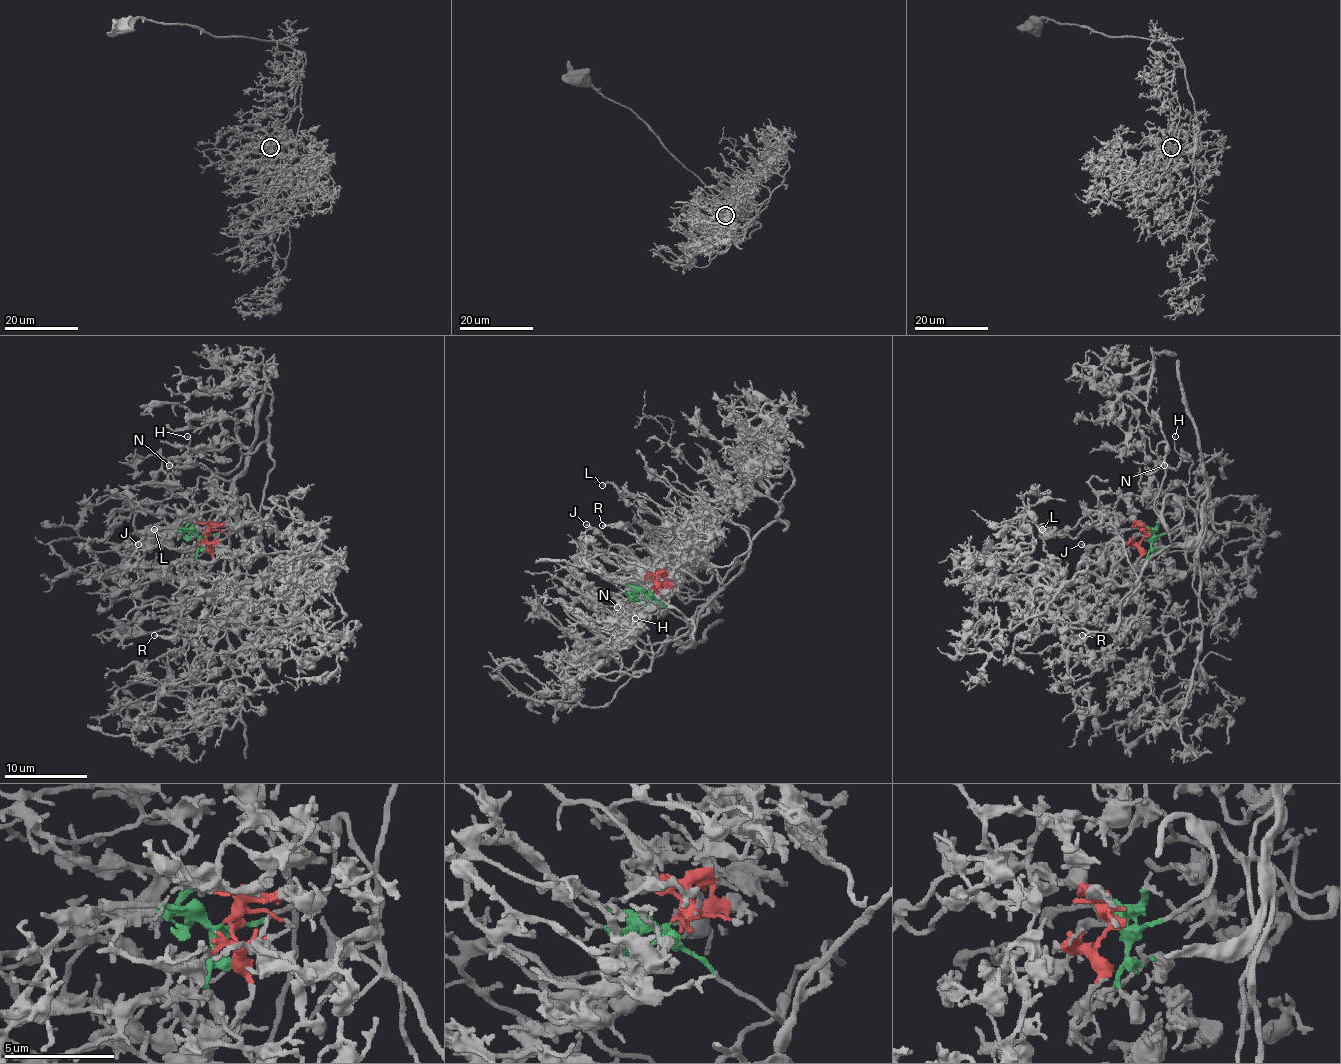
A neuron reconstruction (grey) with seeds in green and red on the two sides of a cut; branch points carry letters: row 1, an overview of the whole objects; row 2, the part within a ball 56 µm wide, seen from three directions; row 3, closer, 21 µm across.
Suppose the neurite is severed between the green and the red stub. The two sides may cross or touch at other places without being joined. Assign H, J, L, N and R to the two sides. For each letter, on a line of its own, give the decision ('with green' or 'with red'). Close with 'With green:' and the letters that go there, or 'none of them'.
H: with green
J: with red
L: with green
N: with green
R: with green
With green: H, L, N, R

